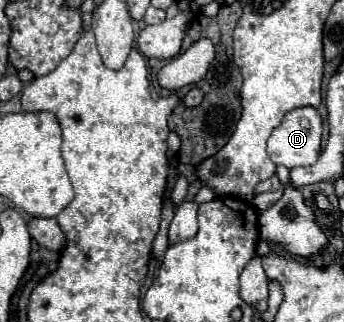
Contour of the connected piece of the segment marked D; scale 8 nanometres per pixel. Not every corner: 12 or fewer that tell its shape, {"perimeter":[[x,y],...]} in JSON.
{"perimeter":[[315,107],[285,115],[267,153],[277,165],[307,167],[321,151]]}

